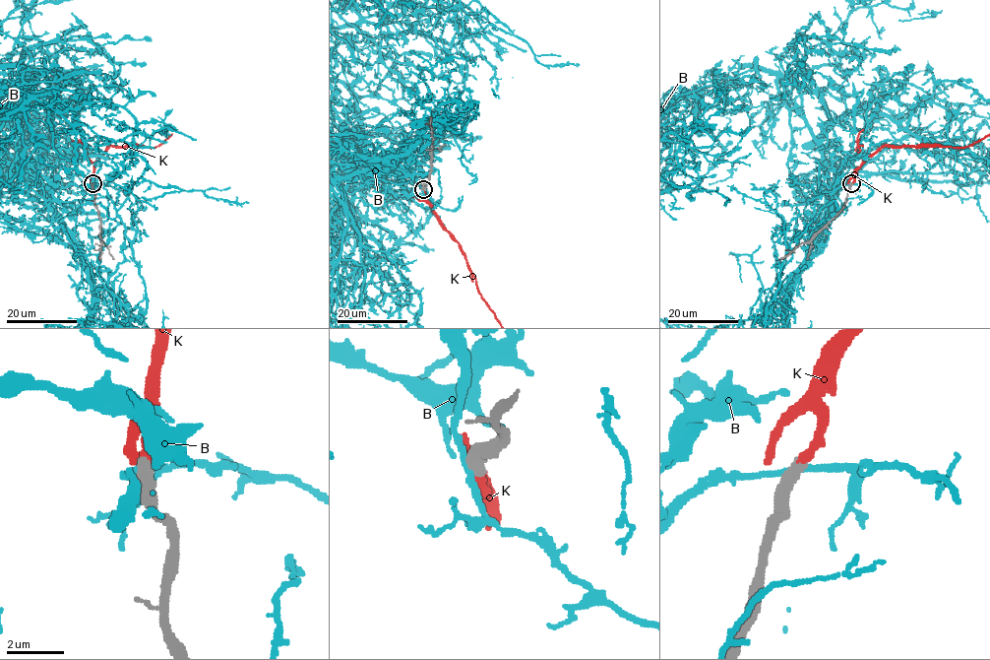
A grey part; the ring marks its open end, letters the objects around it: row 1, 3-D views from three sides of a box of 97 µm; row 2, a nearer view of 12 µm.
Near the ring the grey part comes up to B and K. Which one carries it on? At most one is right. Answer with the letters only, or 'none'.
K

